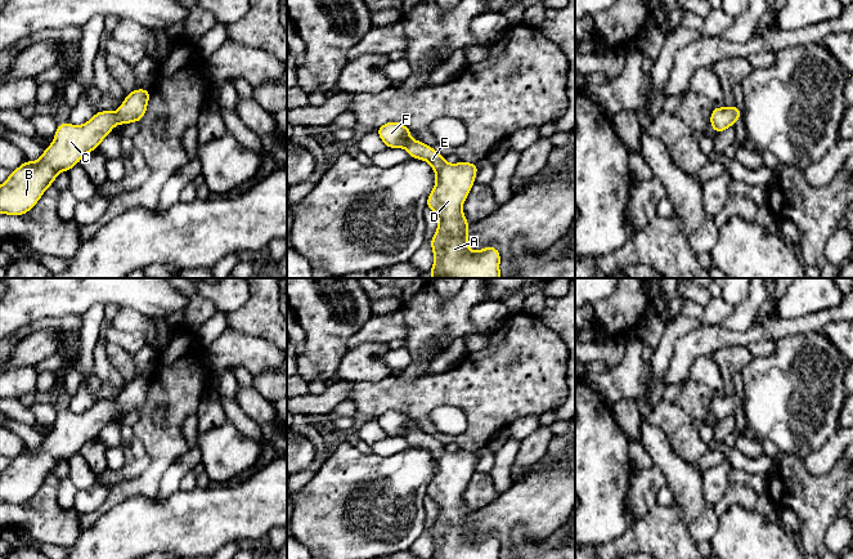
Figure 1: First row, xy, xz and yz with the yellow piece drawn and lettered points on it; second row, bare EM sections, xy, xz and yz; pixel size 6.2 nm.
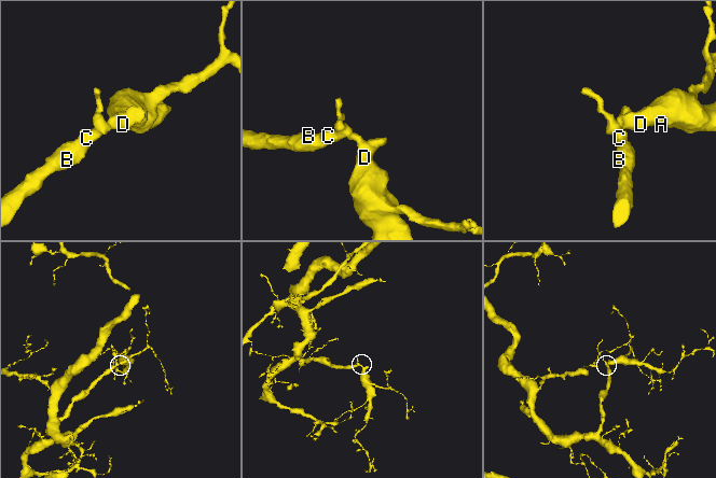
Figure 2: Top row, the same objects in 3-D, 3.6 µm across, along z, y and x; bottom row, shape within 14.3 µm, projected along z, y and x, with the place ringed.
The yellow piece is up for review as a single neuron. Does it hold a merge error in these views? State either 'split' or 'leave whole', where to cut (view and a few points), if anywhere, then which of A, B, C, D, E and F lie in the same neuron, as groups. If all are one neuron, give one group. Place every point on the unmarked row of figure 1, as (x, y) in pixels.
leave whole | no cut | A B C D E F

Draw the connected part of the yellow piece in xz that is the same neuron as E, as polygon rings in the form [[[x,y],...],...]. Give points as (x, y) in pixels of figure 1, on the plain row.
[[[389,410],[376,417],[386,437],[405,437],[410,447],[427,450],[436,471],[427,487],[426,496],[437,505],[437,518],[430,529],[434,554],[430,559],[499,559],[500,541],[494,535],[471,540],[467,533],[470,511],[462,495],[475,473],[479,455],[459,450],[448,452],[432,435],[414,429],[405,413]]]

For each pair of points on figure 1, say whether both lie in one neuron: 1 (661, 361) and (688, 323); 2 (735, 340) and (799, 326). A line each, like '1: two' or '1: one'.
1: one
2: one

